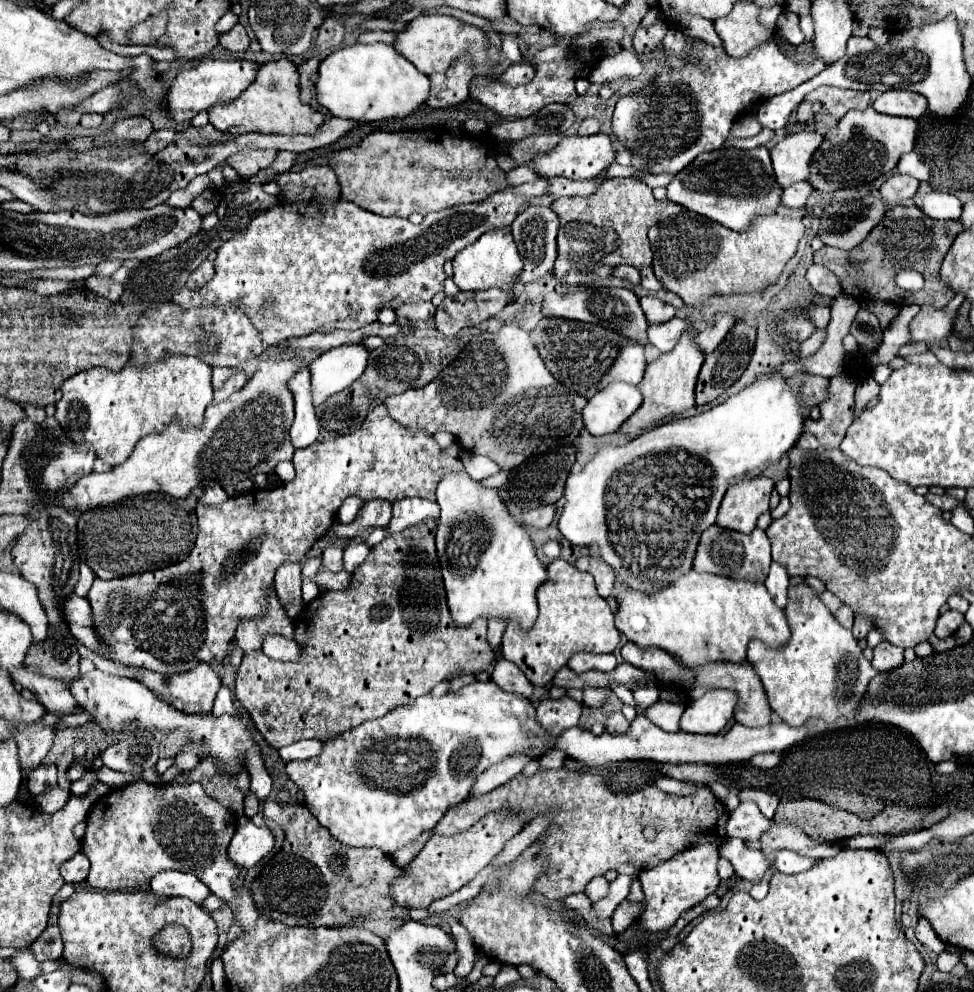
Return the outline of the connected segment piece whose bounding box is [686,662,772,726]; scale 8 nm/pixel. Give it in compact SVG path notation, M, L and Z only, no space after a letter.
M708 662L708 664L704 664L704 666L694 668L694 672L696 672L696 684L694 684L694 688L686 688L686 694L688 694L692 700L700 698L704 692L708 692L708 688L734 690L734 692L738 694L736 712L734 712L736 722L740 722L740 724L744 724L744 726L764 726L764 724L770 724L770 716L772 716L770 704L768 704L768 700L766 700L766 694L764 694L764 688L762 688L762 682L760 682L758 674L754 672L754 668L752 668L748 662L742 662L742 664Z

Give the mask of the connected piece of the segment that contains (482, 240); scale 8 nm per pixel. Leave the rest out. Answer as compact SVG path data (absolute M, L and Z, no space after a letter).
M494 230L482 234L472 246L464 248L454 260L454 282L460 290L488 290L488 288L504 288L506 292L512 290L512 284L518 280L522 272L522 260L518 248L512 240L512 234L504 230Z

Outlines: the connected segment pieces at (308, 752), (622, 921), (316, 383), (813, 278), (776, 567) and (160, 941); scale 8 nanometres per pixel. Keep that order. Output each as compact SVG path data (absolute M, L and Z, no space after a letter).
M310 738L310 740L300 740L290 746L284 746L278 752L284 762L290 762L290 760L308 760L308 758L320 754L320 748L322 748L322 742Z
M624 900L618 908L616 908L616 912L614 912L614 916L612 916L612 928L614 928L614 932L624 932L636 918L638 918L638 914L642 912L642 904L640 902L628 902L628 900Z
M364 342L358 344L342 344L320 354L312 364L312 396L314 406L320 406L328 396L342 392L368 366L368 348Z
M812 264L808 268L806 278L812 284L814 292L818 292L818 294L824 294L824 296L830 296L830 298L836 298L836 296L842 294L842 288L840 288L836 276L832 272L828 272L826 268L822 268L822 266Z
M772 562L770 574L768 574L764 586L768 588L768 592L770 592L770 596L774 598L776 606L784 610L784 608L786 608L786 602L788 602L788 586L790 586L790 582L788 582L786 570L784 570L780 564L774 564L774 562Z
M166 926L160 934L154 936L154 946L170 956L188 956L190 936L182 926Z

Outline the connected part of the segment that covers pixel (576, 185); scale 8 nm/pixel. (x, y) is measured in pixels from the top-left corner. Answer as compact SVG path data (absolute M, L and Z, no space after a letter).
M556 178L548 180L548 196L560 198L560 196L588 196L592 194L602 182L600 180L582 180L582 182L572 182L568 178Z

